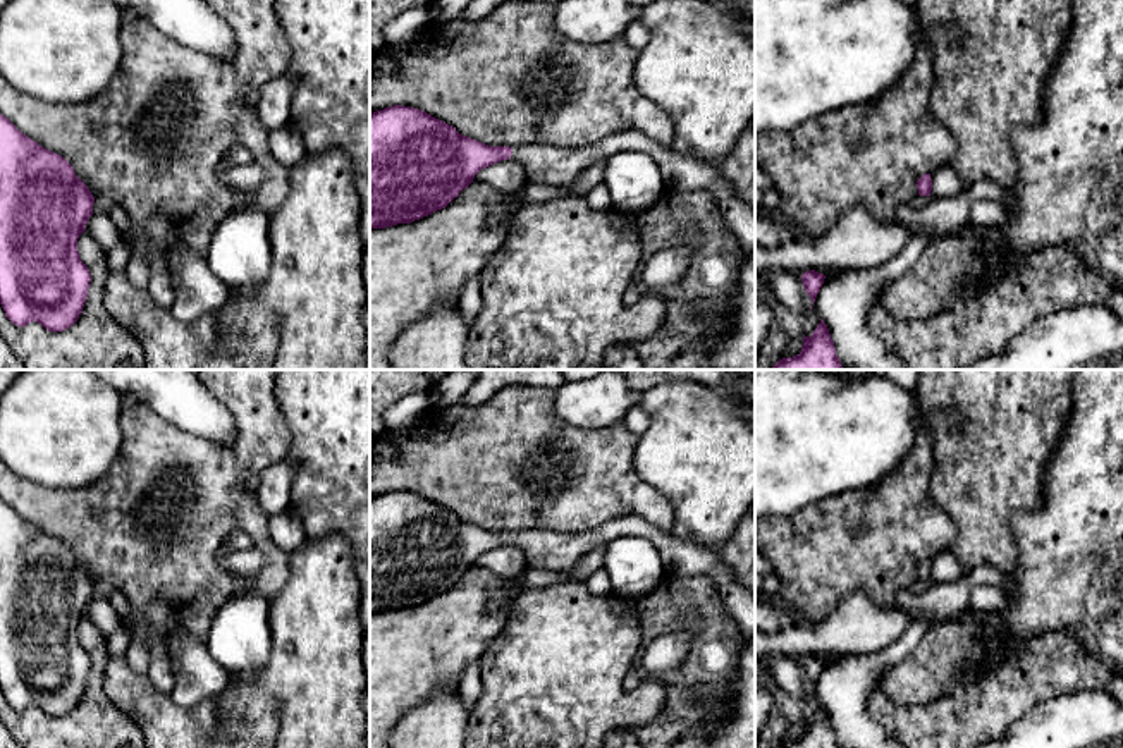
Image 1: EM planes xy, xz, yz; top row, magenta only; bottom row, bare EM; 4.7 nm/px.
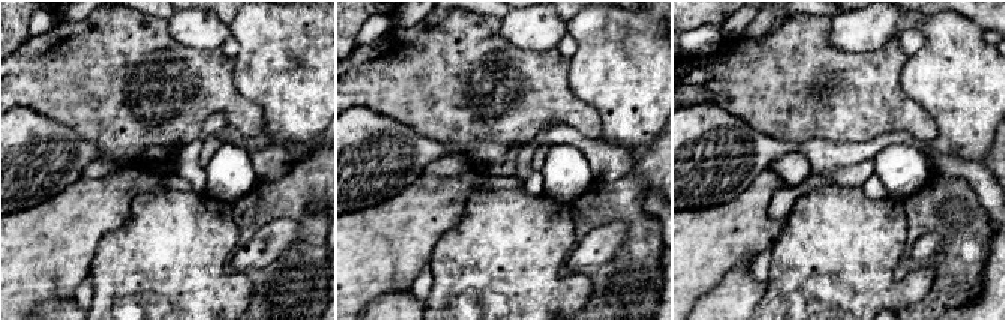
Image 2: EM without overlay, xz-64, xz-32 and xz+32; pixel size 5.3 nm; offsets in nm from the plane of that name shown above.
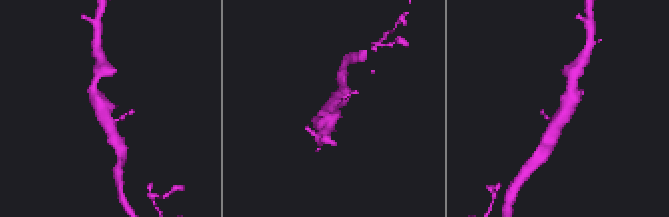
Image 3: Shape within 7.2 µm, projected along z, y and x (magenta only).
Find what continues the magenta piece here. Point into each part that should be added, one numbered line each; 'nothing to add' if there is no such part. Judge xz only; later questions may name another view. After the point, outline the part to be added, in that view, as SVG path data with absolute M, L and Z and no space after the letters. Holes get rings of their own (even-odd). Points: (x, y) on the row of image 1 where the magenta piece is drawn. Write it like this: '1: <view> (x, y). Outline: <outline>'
1: xz (558, 165). Outline: M621 131L583 148L525 144L512 148L509 160L519 162L525 167L528 181L538 179L552 186L566 186L593 163L624 150L638 150L650 155L657 162L669 191L688 193L705 189L712 193L743 253L755 253L755 210L734 193L719 167L681 155L640 131Z

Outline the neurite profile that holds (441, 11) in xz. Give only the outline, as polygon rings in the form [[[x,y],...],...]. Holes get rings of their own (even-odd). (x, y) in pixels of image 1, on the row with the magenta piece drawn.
[[[437,0],[428,7],[430,22],[452,21],[461,15],[469,0]]]

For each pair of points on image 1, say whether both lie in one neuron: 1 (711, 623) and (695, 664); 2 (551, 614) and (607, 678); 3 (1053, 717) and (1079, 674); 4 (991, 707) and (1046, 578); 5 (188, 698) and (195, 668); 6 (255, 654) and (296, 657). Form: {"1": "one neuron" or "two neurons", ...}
{"1": "one neuron", "2": "one neuron", "3": "two neurons", "4": "two neurons", "5": "one neuron", "6": "two neurons"}

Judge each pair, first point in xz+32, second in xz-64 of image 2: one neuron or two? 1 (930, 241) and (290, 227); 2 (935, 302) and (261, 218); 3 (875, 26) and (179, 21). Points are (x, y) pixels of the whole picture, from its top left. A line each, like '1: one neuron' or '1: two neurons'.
1: one neuron
2: one neuron
3: one neuron

